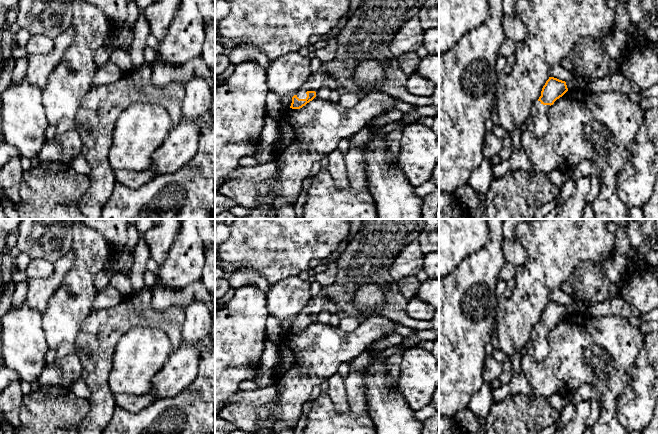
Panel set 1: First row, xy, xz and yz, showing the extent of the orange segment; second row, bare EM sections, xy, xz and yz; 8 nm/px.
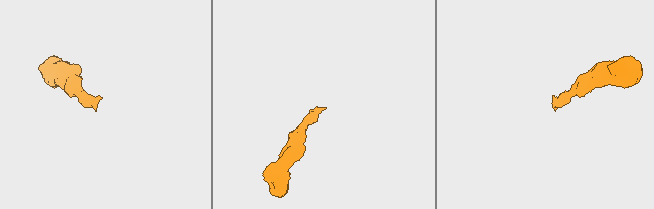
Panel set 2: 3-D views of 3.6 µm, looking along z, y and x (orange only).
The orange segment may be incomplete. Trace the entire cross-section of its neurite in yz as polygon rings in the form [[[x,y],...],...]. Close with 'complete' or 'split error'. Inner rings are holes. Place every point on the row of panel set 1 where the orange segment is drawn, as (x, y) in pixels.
[[[549,77],[542,88],[541,96],[534,102],[527,119],[527,131],[534,137],[544,137],[549,129],[548,112],[550,106],[568,91],[565,81]]] | split error

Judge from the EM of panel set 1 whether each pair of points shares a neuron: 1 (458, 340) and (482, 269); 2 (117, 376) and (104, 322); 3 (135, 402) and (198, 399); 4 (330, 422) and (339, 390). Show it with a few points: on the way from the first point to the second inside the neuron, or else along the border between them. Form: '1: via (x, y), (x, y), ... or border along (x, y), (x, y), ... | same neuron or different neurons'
1: via (458, 322), (458, 301), (467, 287) | same neuron
2: border along (122, 335), (114, 350), (107, 380) | different neurons
3: border along (155, 399), (147, 406), (133, 412) | different neurons
4: border along (326, 394), (337, 411), (347, 412), (349, 410) | different neurons

